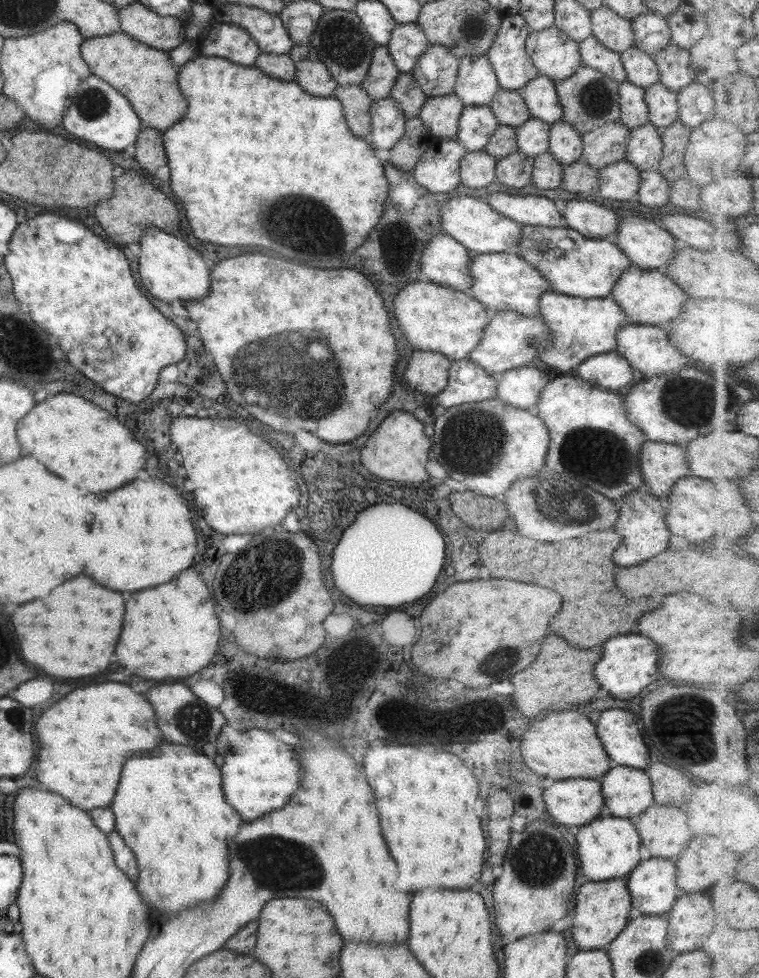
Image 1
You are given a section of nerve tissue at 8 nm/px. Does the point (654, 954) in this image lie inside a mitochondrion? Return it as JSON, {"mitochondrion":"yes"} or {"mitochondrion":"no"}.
{"mitochondrion":"yes"}

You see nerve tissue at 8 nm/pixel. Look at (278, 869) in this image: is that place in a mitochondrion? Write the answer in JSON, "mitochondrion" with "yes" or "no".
{"mitochondrion":"yes"}

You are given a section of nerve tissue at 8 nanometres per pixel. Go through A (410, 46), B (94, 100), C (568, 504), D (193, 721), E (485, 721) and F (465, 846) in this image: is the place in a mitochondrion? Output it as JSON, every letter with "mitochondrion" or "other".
{"A":"other","B":"mitochondrion","C":"mitochondrion","D":"mitochondrion","E":"other","F":"other"}

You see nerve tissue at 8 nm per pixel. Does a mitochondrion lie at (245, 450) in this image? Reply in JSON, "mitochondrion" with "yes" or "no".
{"mitochondrion":"no"}

